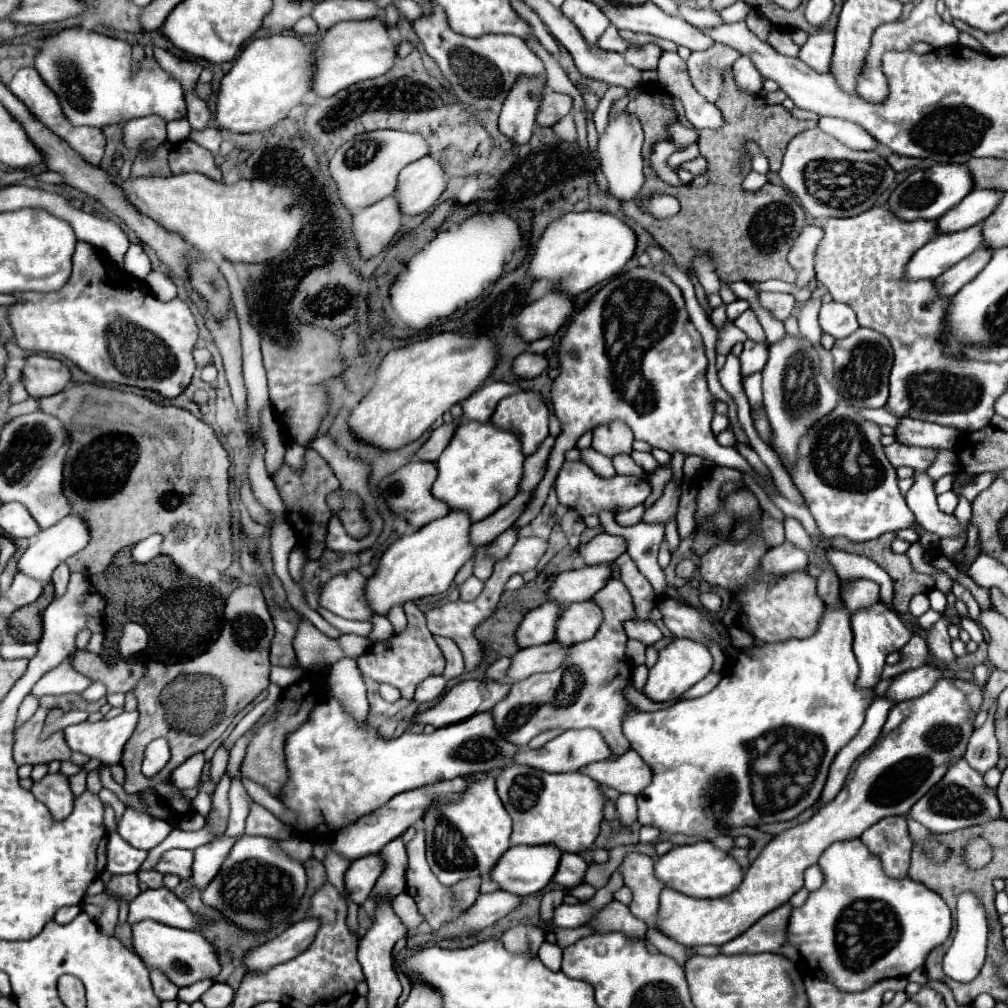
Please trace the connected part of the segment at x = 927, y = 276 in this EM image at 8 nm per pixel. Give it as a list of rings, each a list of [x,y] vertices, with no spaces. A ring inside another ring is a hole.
[[[972,226],[954,234],[934,236],[908,260],[904,278],[912,280],[934,280],[944,270],[958,264],[962,258],[972,254],[982,244],[980,226]]]

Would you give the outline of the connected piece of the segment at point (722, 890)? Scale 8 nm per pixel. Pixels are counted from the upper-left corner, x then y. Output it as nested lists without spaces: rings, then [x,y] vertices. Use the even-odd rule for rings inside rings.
[[[698,842],[690,846],[674,846],[668,854],[654,862],[654,874],[668,888],[694,898],[718,898],[732,892],[744,876],[744,870],[736,864],[728,852],[714,848],[710,842]]]

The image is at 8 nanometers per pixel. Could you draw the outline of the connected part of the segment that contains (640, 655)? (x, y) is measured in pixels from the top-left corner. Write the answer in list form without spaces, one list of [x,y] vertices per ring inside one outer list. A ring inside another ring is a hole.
[[[628,640],[626,644],[626,655],[635,665],[644,664],[644,652],[646,652],[646,646],[638,640]]]

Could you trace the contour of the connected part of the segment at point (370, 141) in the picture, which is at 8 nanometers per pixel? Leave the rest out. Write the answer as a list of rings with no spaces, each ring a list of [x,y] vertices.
[[[374,130],[354,136],[354,140],[342,144],[330,160],[330,176],[338,186],[338,198],[344,208],[354,214],[394,192],[398,172],[410,162],[426,156],[426,142],[422,136],[406,134],[398,130]]]

